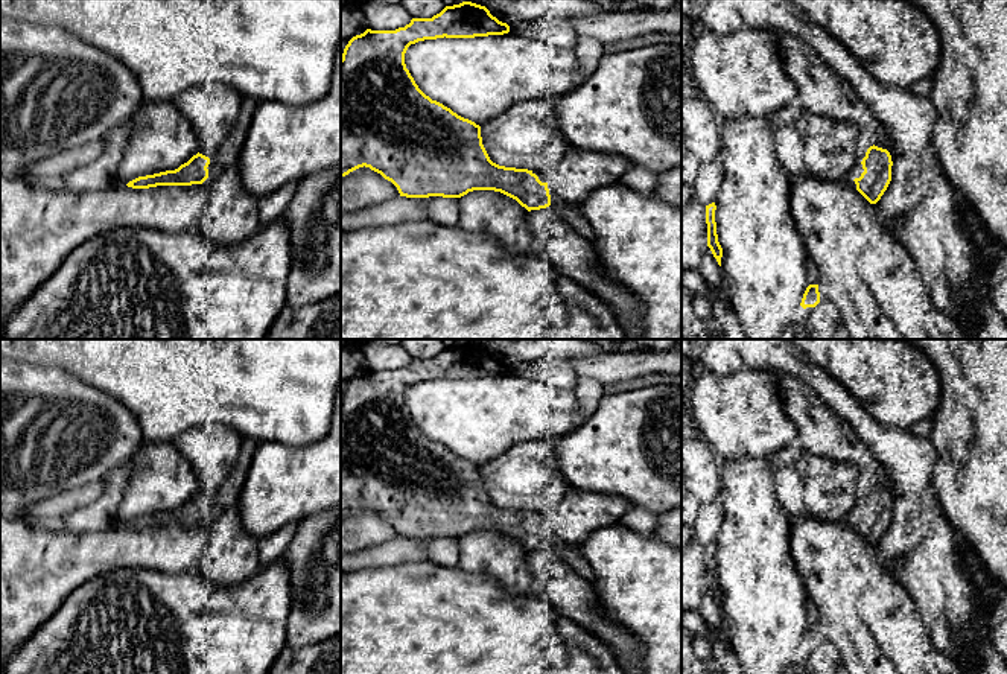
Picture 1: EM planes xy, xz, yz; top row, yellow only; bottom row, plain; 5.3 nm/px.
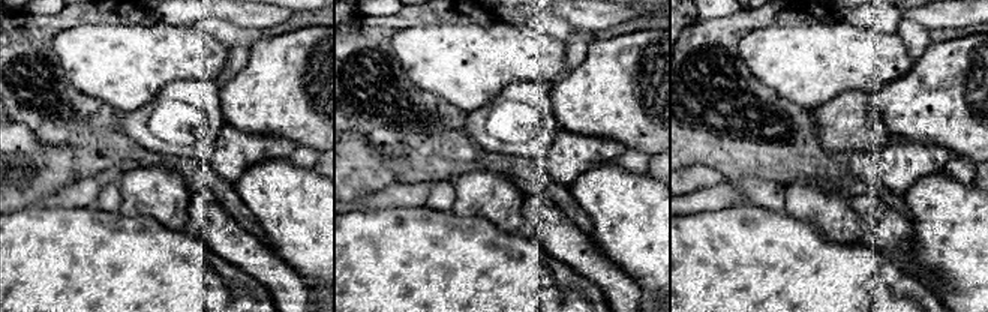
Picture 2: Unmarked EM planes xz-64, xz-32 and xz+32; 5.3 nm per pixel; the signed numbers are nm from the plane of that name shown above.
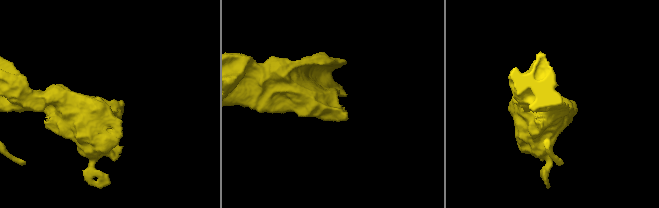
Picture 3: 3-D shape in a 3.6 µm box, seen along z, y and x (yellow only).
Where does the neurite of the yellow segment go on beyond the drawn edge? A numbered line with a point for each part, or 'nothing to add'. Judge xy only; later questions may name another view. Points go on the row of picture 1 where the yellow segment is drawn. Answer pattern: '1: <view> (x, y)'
1: xy (228, 154)

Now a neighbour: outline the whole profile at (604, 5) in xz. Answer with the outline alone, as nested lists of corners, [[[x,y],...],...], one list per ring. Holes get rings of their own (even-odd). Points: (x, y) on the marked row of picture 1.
[[[589,0],[596,3],[602,12],[605,11],[642,11],[642,9],[654,9],[654,11],[666,11],[672,9],[677,3],[675,0]]]

